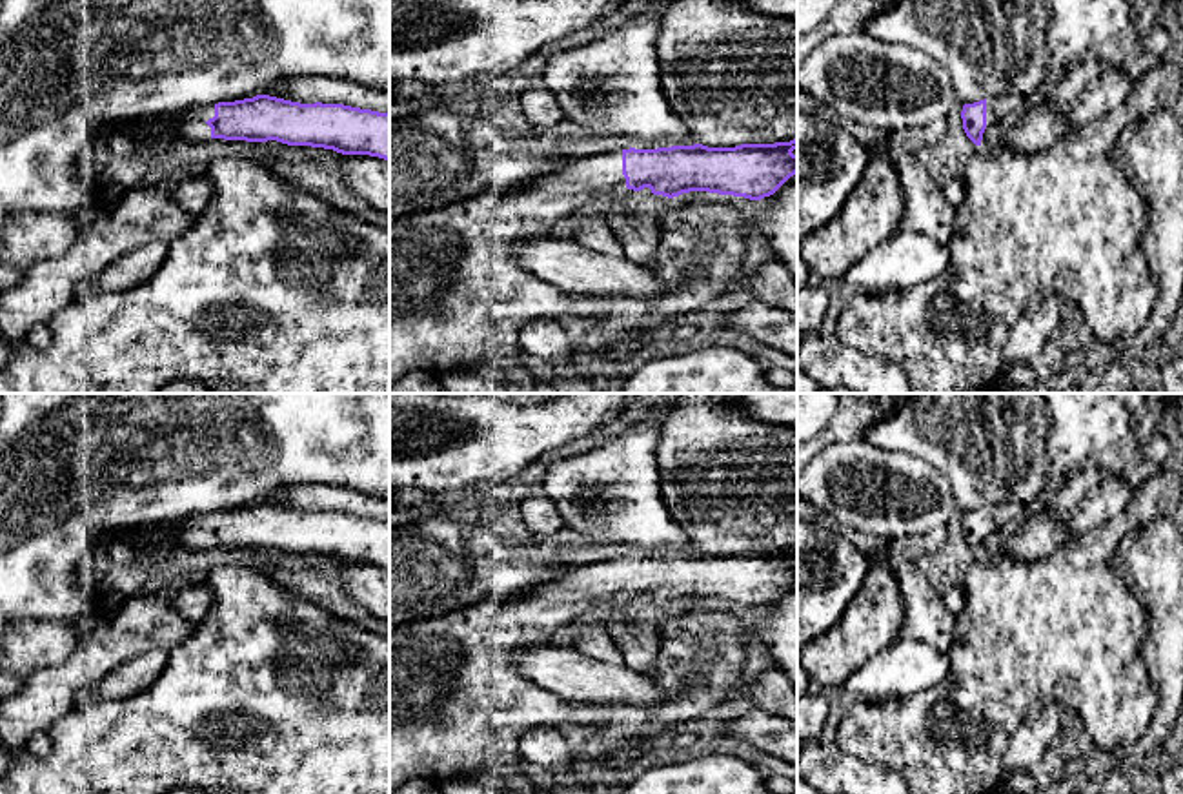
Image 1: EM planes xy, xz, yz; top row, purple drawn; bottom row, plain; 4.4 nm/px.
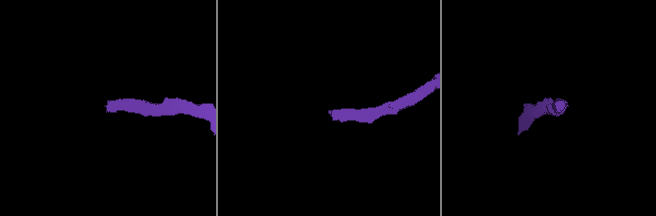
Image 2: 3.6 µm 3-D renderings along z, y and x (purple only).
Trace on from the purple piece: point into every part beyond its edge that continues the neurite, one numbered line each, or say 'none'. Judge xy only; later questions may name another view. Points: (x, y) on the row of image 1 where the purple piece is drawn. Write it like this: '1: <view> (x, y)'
1: xy (188, 126)

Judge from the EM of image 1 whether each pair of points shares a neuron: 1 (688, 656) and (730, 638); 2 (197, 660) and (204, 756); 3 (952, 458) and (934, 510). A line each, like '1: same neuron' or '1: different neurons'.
1: same neuron
2: same neuron
3: different neurons

